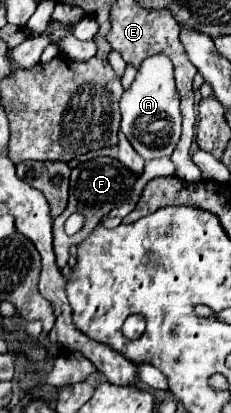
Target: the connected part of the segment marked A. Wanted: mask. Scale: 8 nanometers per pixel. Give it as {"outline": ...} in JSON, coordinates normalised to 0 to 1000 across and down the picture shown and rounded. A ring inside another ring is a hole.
{"outline":[[[706,133],[636,138],[567,211],[524,235],[524,312],[567,341],[576,361],[628,385],[732,380],[784,332],[784,274],[775,274],[775,225],[758,215],[740,148]]]}

